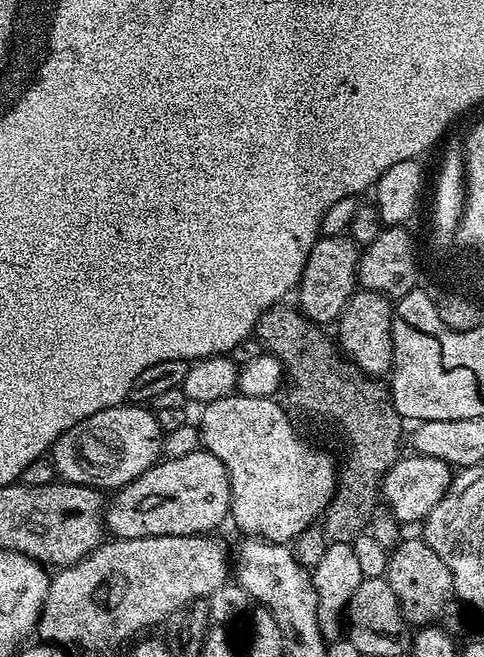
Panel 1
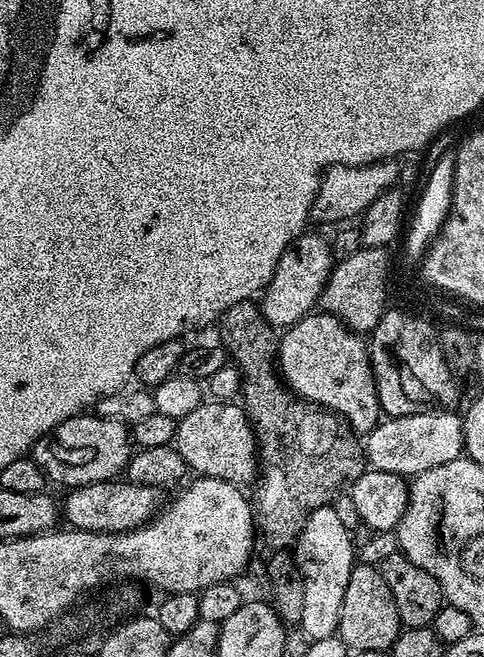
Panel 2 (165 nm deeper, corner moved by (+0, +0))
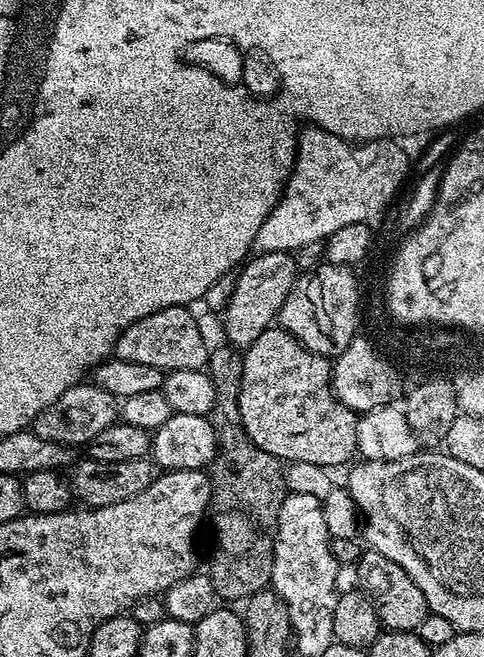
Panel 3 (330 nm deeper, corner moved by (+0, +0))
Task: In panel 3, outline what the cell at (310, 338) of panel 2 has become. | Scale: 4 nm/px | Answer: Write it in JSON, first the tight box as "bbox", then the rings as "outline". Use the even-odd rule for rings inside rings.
{"bbox":[238,326,357,470],"outline":[[[273,326],[258,334],[250,347],[243,349],[240,362],[240,389],[238,410],[240,424],[254,446],[266,450],[288,464],[313,463],[314,466],[332,470],[357,455],[356,421],[357,413],[342,406],[332,393],[332,364],[329,357],[319,356],[302,346],[282,327]]]}

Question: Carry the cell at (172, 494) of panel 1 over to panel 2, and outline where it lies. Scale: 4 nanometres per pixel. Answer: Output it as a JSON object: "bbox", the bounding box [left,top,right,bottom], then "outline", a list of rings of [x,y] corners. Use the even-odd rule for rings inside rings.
{"bbox":[62,482,162,532],"outline":[[[127,482],[80,484],[65,498],[64,504],[62,500],[62,516],[78,532],[128,532],[156,515],[162,504],[160,496],[161,489]]]}

